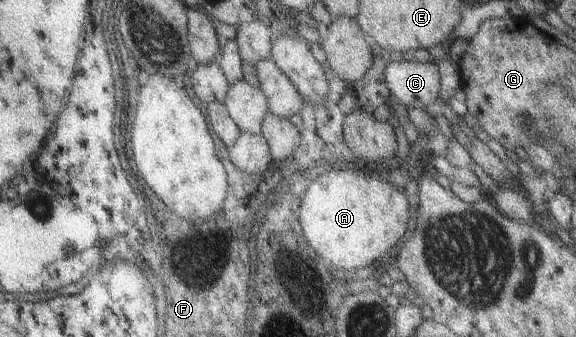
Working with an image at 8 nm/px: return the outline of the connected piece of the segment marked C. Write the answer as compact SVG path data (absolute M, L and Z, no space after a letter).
M401 59L390 61L383 70L382 78L390 97L406 107L424 108L437 100L439 91L436 62L408 62Z

